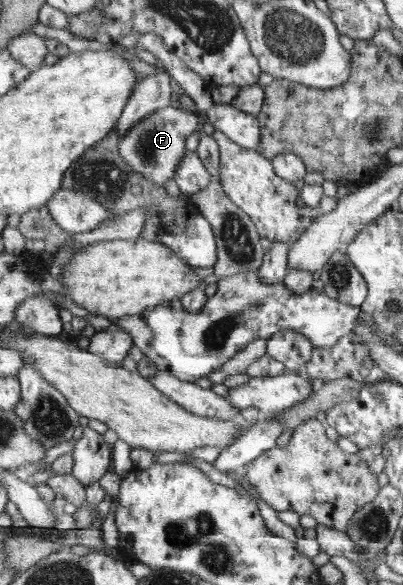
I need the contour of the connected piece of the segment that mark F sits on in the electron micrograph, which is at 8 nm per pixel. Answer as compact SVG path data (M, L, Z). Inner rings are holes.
M173 104L133 126L133 130L119 141L119 154L136 172L163 186L166 180L175 180L176 171L186 156L186 140L200 128L202 121L203 115L197 111Z

